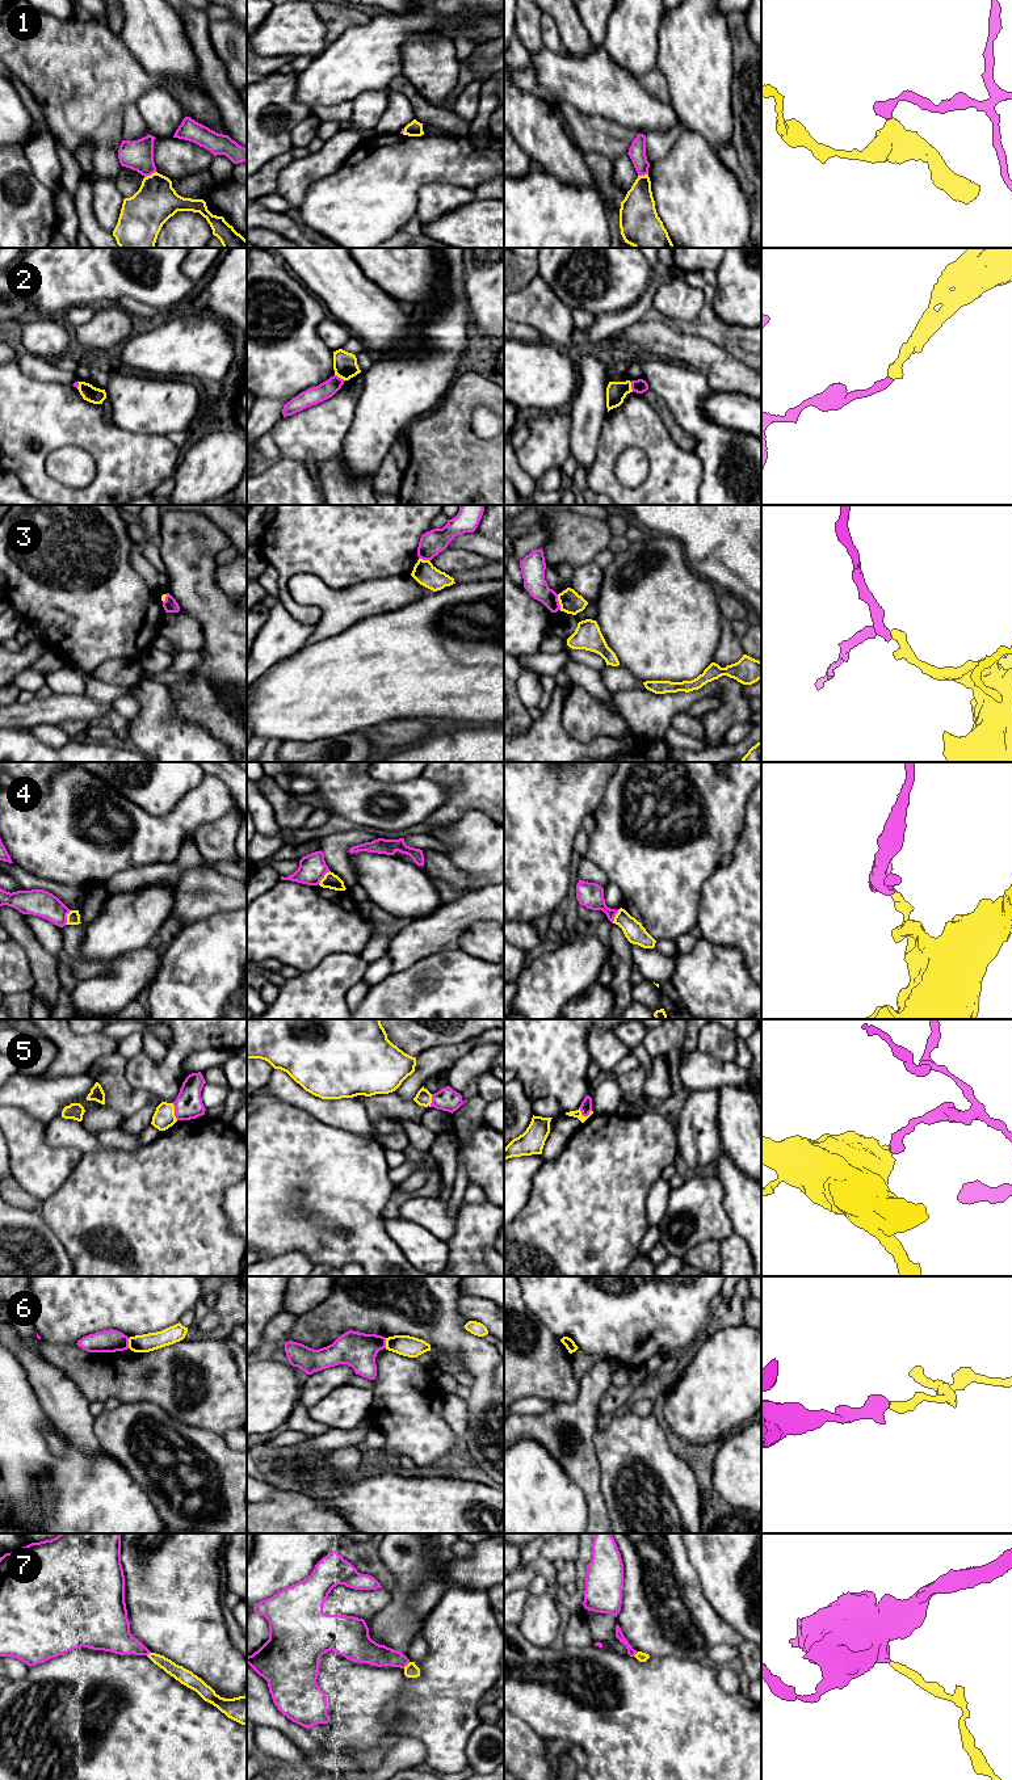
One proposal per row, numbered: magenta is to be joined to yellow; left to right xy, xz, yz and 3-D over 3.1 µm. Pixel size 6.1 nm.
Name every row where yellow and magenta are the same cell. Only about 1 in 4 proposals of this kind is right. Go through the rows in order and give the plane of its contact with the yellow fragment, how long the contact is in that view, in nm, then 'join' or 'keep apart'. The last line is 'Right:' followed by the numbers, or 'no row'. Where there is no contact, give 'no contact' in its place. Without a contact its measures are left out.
1: xy | 80 nm | keep apart
2: xz | 80 nm | keep apart
3: yz | 100 nm | keep apart
4: yz | 110 nm | keep apart
5: yz | 80 nm | keep apart
6: xy | 60 nm | keep apart
7: xz | 60 nm | keep apart
Right: no row

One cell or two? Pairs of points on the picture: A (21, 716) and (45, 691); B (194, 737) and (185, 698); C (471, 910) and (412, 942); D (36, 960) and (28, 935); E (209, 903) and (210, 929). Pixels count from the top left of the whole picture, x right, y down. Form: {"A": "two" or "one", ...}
{"A": "two", "B": "two", "C": "one", "D": "one", "E": "two"}

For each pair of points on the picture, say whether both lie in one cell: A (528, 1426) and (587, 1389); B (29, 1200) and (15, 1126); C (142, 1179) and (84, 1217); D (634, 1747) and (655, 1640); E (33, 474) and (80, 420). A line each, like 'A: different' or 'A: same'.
A: same
B: different
C: same
D: different
E: same

